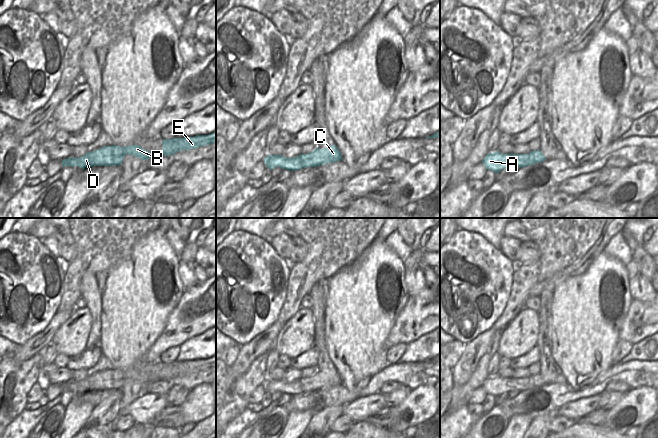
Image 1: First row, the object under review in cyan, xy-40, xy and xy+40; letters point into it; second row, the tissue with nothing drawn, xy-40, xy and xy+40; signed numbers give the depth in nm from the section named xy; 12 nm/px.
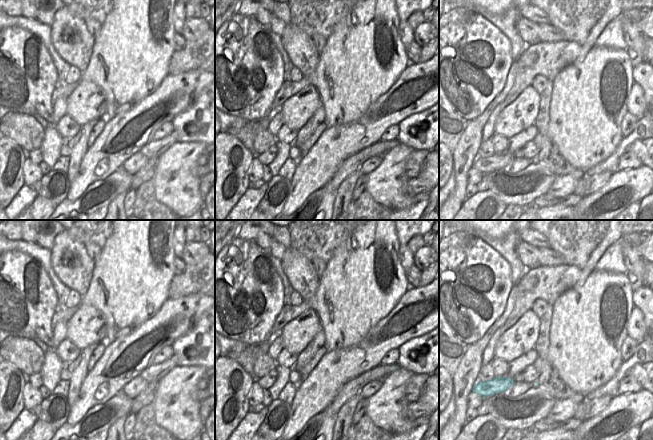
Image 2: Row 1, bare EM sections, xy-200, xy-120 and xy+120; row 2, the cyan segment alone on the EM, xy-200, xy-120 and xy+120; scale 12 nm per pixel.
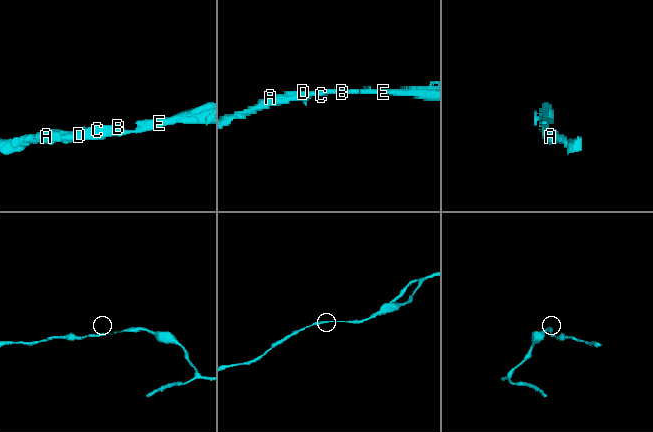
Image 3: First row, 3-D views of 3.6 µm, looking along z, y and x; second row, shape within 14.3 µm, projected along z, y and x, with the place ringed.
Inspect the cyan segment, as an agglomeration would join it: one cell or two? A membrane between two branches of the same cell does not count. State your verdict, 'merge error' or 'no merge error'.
no merge error

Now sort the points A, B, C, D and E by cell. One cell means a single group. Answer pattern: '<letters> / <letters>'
A B C D E

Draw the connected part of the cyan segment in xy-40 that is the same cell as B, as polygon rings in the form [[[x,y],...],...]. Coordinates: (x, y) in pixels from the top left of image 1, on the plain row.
[[[216,356],[209,359],[196,359],[194,361],[165,363],[162,365],[163,373],[159,377],[150,377],[139,369],[120,371],[116,369],[104,370],[96,375],[87,376],[79,382],[70,381],[62,384],[64,390],[78,390],[82,393],[93,390],[119,390],[126,378],[134,379],[140,383],[169,380],[182,374],[196,373],[216,367]]]

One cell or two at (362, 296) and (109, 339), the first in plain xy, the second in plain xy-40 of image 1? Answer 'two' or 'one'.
one

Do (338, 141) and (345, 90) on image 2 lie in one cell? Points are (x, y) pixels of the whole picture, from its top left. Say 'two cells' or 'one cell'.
two cells

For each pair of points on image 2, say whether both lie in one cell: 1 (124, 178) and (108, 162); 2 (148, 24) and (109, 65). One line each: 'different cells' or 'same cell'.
1: different cells
2: same cell

